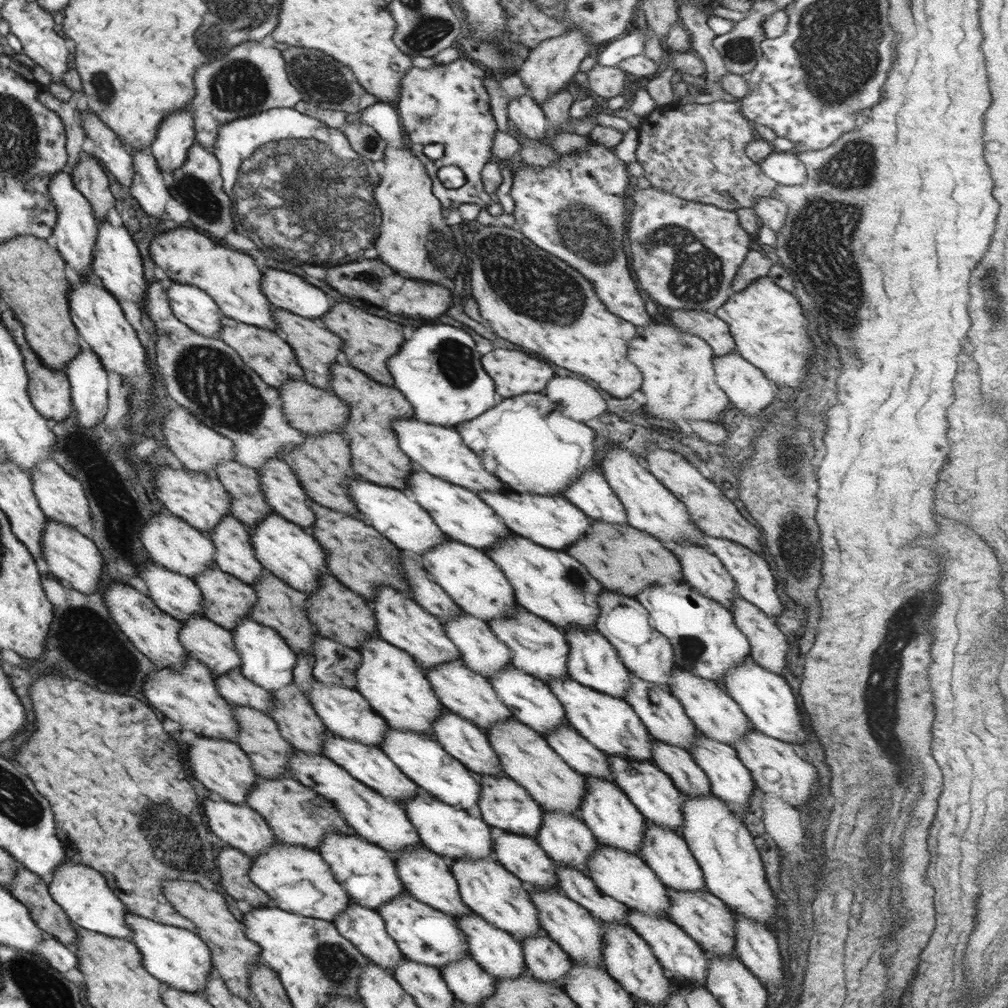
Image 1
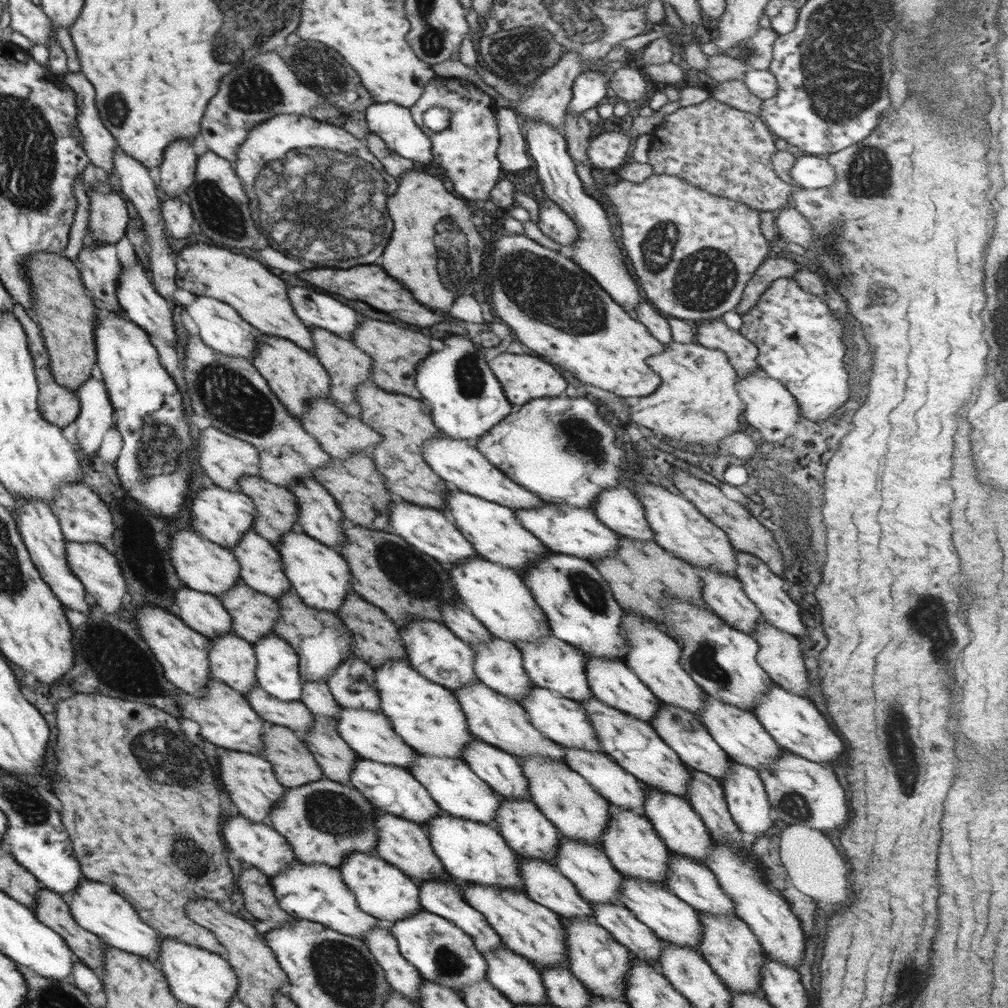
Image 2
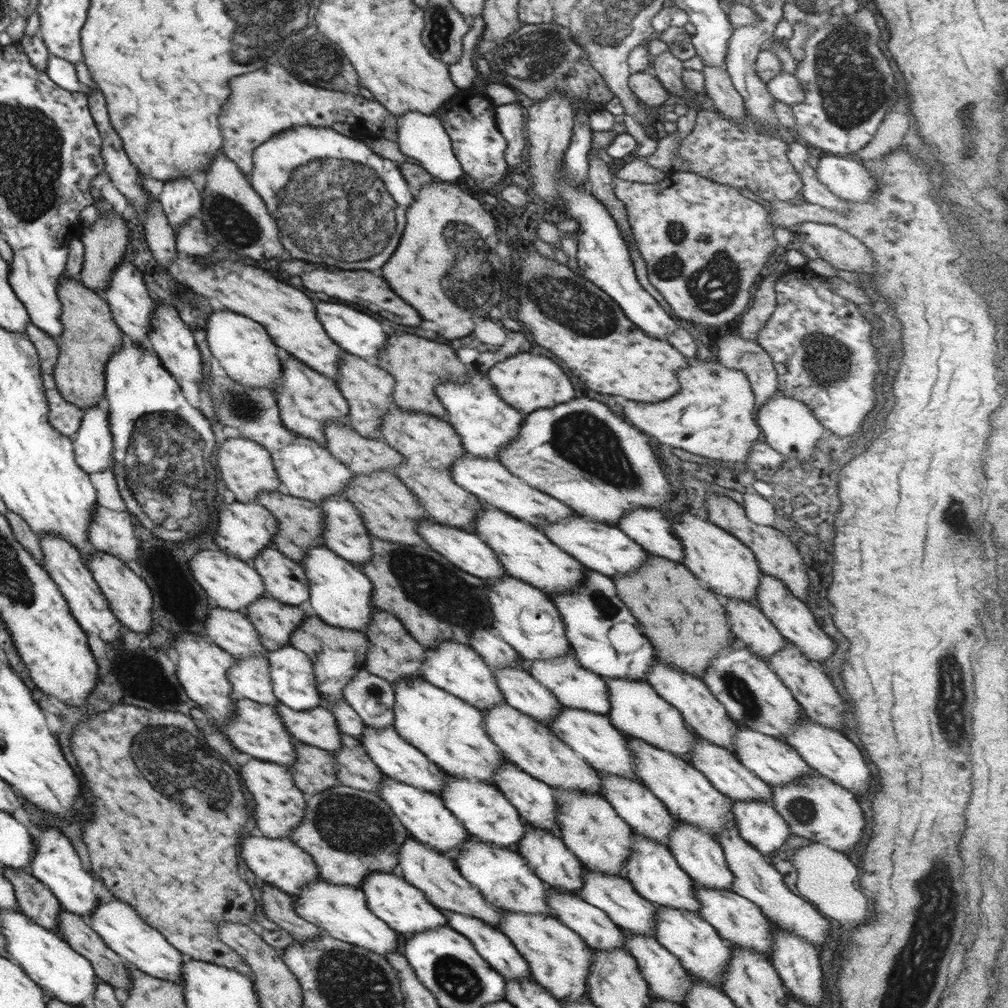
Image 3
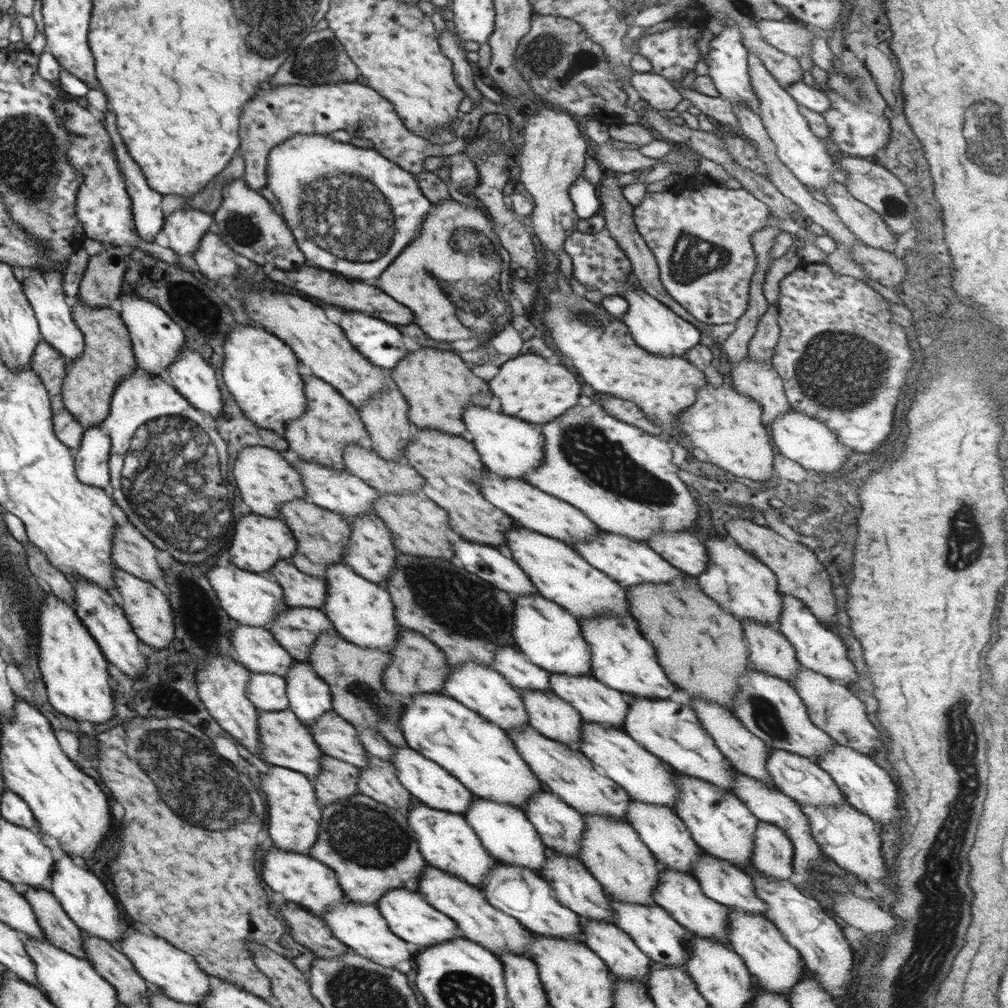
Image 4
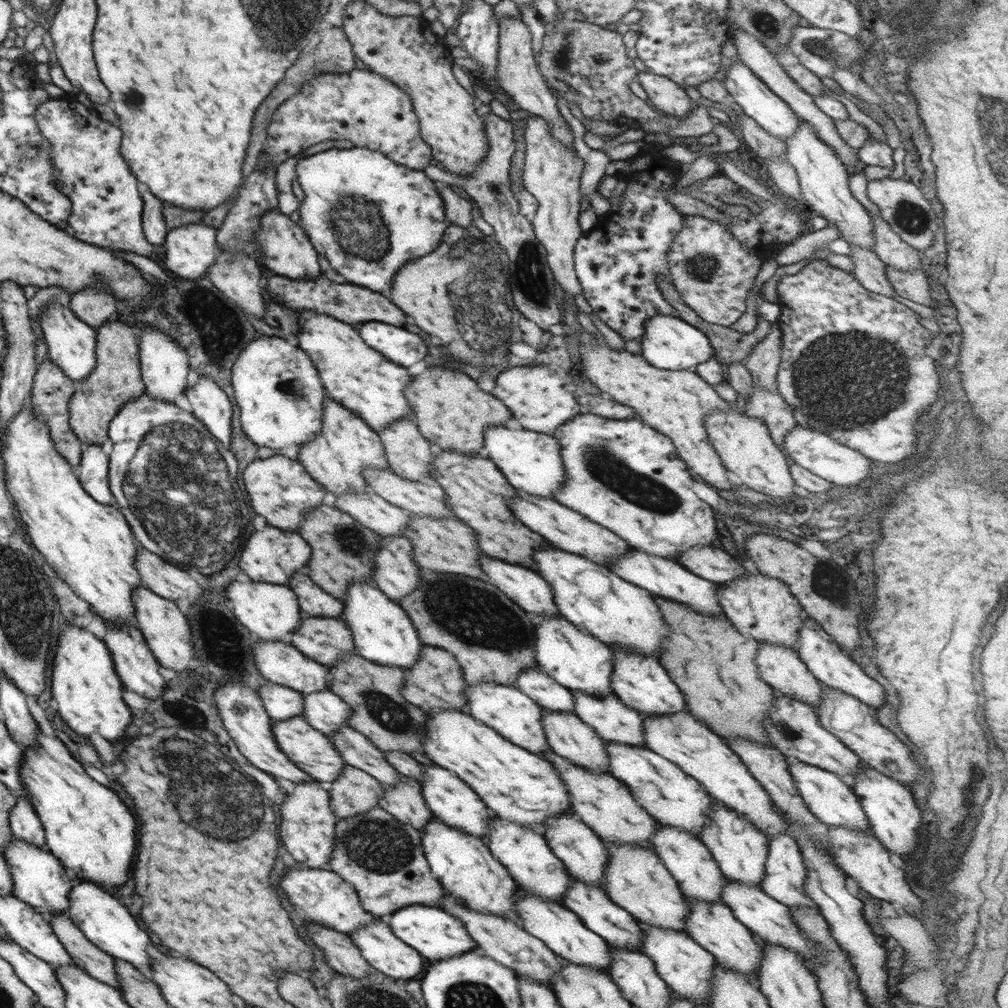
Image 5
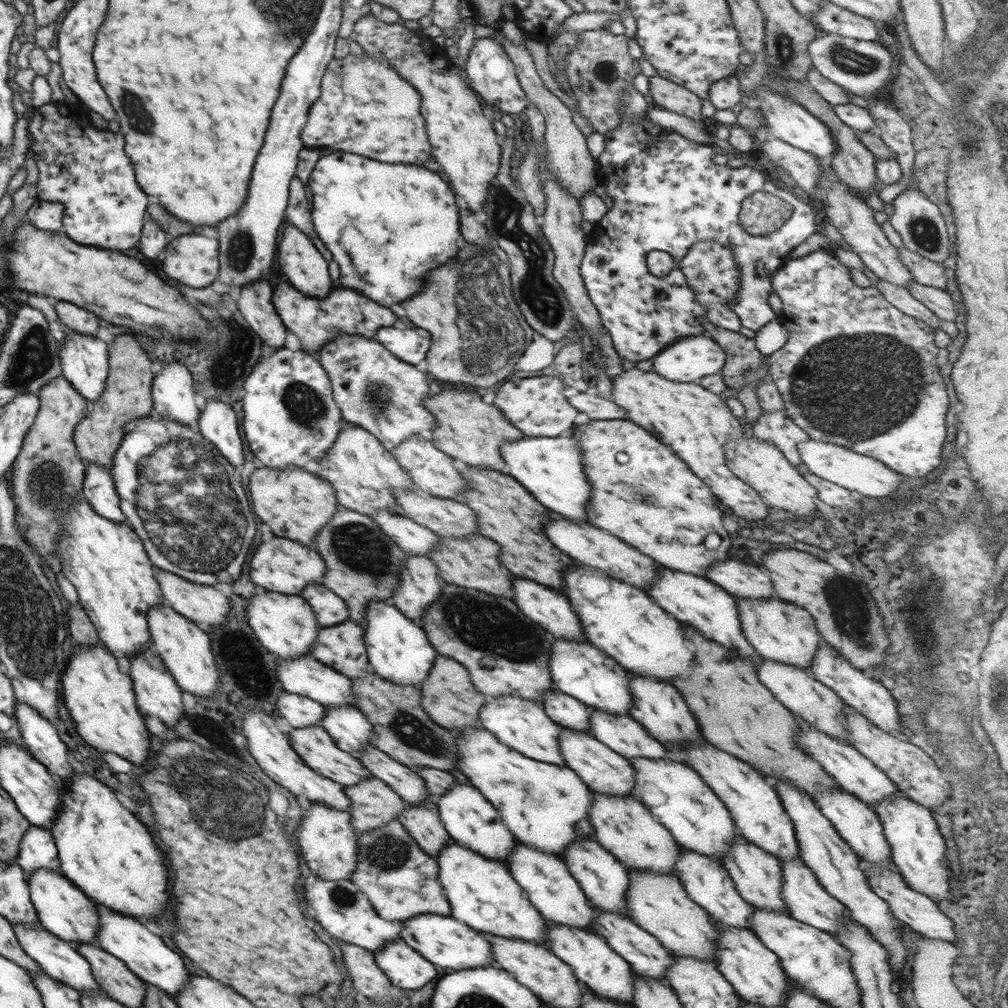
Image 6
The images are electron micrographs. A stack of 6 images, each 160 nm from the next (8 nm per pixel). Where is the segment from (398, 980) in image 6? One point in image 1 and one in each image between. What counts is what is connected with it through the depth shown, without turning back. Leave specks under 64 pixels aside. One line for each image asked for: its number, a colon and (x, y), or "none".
1: (297, 879)
2: (315, 892)
3: (341, 911)
4: (361, 927)
5: (378, 944)

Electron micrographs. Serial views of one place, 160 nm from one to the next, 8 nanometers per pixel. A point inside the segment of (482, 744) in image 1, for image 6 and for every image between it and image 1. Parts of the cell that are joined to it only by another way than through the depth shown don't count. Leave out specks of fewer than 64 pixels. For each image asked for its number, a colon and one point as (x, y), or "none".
2: (500, 770)
3: (535, 800)
4: (560, 827)
5: (584, 854)
6: (604, 880)

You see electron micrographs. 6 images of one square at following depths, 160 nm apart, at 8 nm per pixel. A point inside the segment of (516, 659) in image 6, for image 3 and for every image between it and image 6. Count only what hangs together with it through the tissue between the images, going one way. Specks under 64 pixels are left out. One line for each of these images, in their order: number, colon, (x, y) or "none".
3: (436, 601)
4: (467, 618)
5: (493, 639)

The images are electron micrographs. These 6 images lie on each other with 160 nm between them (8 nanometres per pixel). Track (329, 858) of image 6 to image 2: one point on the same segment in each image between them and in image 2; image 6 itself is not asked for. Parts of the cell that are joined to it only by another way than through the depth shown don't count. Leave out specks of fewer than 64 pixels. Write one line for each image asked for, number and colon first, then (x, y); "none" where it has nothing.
2: (249, 780)
3: (278, 804)
4: (294, 813)
5: (307, 823)

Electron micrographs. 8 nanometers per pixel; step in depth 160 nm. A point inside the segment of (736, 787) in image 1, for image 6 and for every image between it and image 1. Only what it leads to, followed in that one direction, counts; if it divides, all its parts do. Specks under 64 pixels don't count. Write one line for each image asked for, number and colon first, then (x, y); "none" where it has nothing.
2: (747, 800)
3: (759, 824)
4: (773, 851)
5: (786, 874)
6: (808, 902)

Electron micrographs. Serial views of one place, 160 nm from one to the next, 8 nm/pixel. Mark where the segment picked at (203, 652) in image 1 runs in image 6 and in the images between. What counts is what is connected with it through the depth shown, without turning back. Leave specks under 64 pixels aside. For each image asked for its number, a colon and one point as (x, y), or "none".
2: (232, 659)
3: (250, 678)
4: (267, 692)
5: (281, 702)
6: (300, 711)

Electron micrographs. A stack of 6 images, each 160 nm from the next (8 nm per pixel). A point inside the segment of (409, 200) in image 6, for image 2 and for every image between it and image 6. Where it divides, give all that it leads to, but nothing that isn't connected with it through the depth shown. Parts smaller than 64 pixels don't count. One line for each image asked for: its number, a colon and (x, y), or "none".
2: (319, 195)
3: (326, 190)
4: (357, 209)
5: (350, 194)

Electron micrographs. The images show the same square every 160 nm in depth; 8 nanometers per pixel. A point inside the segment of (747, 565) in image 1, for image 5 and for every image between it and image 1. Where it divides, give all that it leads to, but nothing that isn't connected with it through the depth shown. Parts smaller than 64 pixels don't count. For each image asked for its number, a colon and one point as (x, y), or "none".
2: (767, 590)
3: (791, 616)
4: (816, 648)
5: (831, 665)

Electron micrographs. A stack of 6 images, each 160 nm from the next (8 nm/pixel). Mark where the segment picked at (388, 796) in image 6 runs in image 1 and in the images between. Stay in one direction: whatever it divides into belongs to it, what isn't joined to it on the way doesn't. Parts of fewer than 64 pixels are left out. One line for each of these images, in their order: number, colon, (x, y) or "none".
1: (258, 735)
2: (293, 763)
3: (314, 769)
4: (337, 779)
5: (354, 791)

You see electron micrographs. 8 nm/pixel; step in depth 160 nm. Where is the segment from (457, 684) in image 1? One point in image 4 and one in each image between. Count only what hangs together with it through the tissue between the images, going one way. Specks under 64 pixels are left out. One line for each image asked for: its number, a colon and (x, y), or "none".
2: (498, 720)
3: (530, 745)
4: (570, 774)

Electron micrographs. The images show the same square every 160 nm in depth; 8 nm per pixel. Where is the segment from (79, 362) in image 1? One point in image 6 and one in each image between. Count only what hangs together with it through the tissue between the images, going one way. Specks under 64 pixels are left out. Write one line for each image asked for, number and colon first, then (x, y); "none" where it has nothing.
2: (96, 417)
3: (93, 445)
4: (92, 456)
5: (93, 471)
6: (98, 486)

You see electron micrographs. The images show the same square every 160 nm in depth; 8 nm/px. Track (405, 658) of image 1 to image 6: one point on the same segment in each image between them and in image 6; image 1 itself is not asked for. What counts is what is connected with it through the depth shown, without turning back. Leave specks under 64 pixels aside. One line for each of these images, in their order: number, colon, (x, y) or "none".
2: (427, 716)
3: (449, 731)
4: (480, 754)
5: (520, 786)
6: (546, 806)

